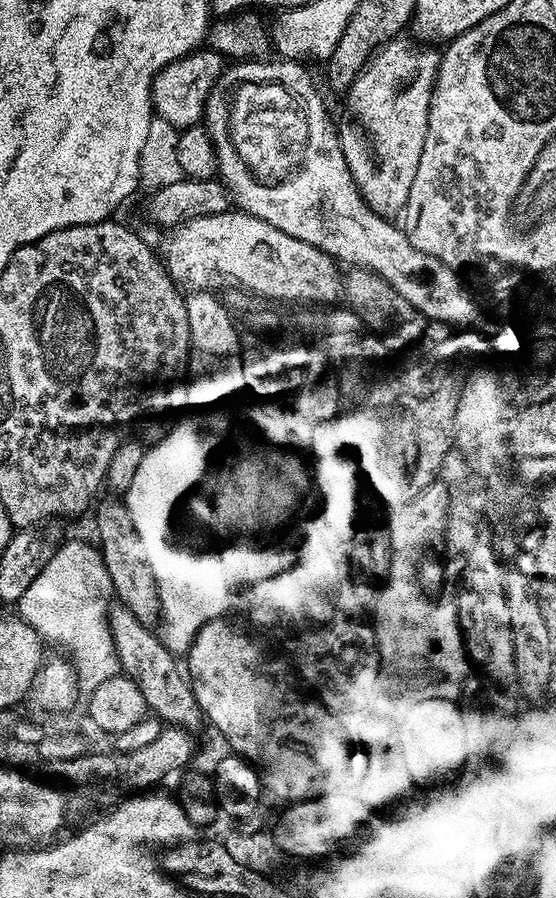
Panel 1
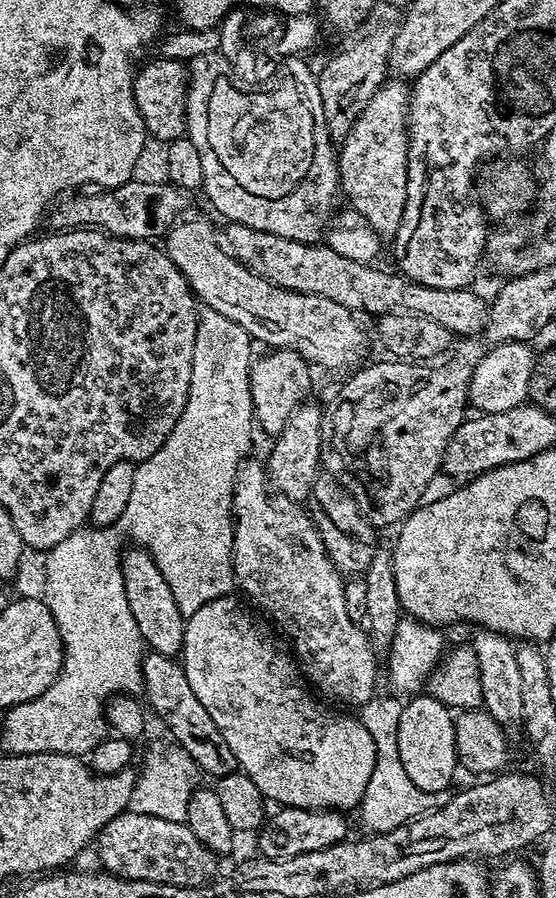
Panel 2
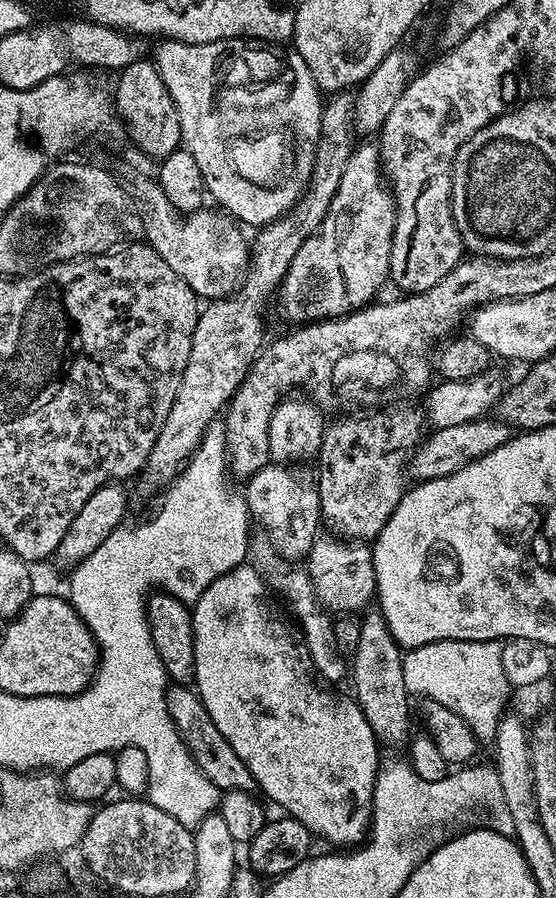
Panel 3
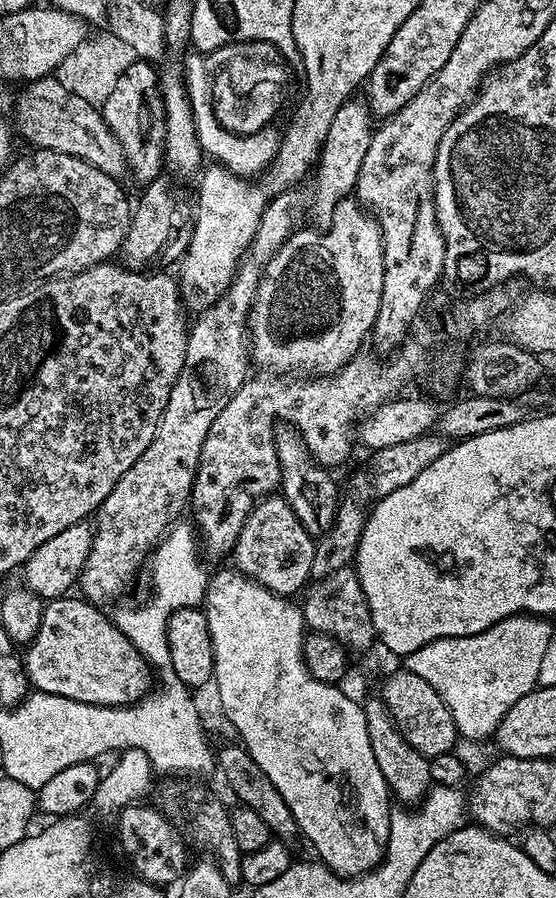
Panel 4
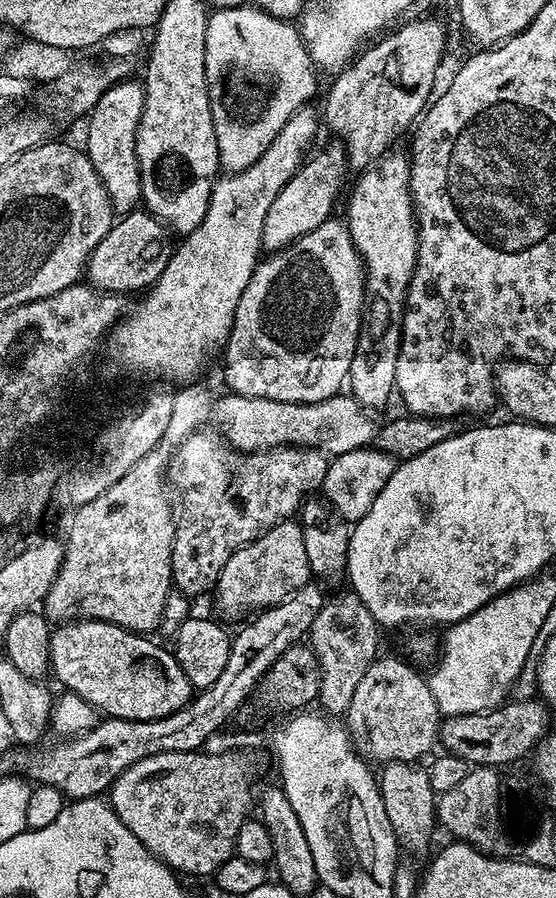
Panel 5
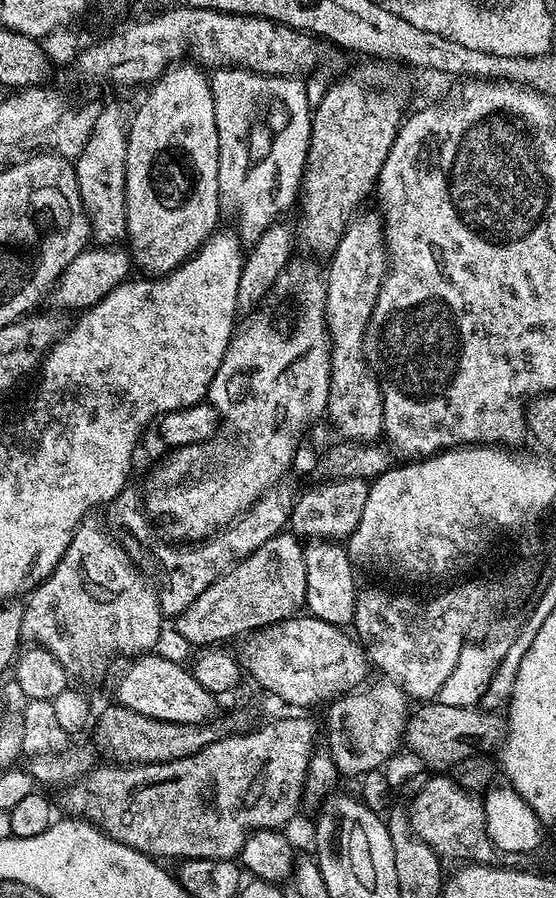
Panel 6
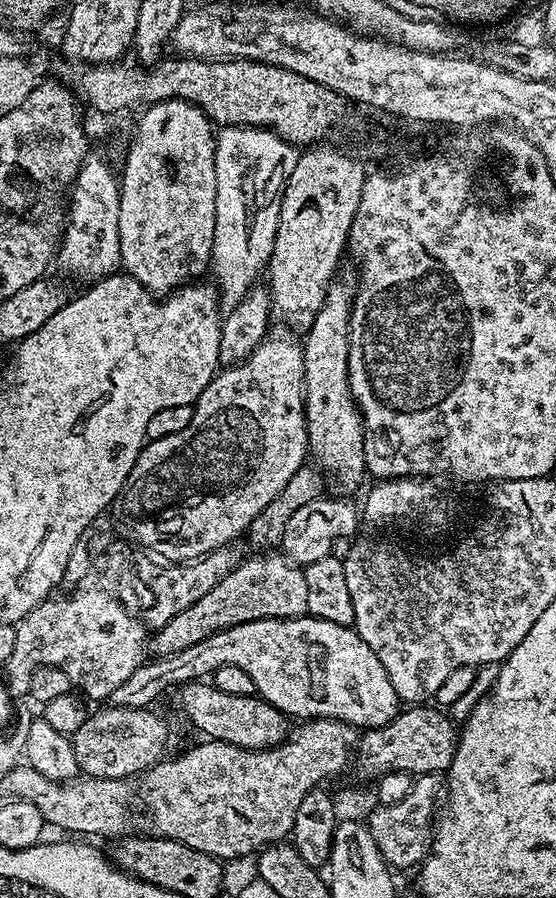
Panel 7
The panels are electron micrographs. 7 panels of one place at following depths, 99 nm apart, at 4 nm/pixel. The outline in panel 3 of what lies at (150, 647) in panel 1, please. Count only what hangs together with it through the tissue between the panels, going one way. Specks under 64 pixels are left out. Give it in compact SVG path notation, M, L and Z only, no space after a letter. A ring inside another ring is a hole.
M172 684L168 689L168 709L178 734L184 739L188 753L194 758L202 774L206 774L206 778L214 782L216 788L224 792L242 790L255 793L257 791L254 774L250 774L246 762L242 762L242 758L234 754L234 746L230 746L230 742L226 742L226 737L222 735L222 730L214 726L214 718L210 718L206 706L191 687Z

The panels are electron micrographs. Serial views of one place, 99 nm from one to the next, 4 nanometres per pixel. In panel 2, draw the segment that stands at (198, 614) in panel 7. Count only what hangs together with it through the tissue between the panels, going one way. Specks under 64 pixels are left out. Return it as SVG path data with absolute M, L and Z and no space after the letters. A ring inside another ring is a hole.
M305 402L296 408L286 422L279 435L273 441L273 448L265 459L266 478L273 493L280 493L293 501L302 502L311 495L311 490L317 479L321 462L321 418L323 409L320 406Z

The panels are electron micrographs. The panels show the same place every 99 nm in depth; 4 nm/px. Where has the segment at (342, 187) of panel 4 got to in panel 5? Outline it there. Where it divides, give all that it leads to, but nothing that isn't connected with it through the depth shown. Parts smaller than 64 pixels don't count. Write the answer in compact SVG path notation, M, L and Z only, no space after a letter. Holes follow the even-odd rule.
M336 142L314 156L305 159L294 178L290 178L290 182L282 186L274 202L270 202L270 210L266 210L266 222L262 222L260 242L265 253L281 252L298 238L310 234L310 230L318 230L318 226L322 226L322 222L333 215L332 207L336 204L336 195L344 184L344 171L349 171L350 168L348 158L343 147Z

